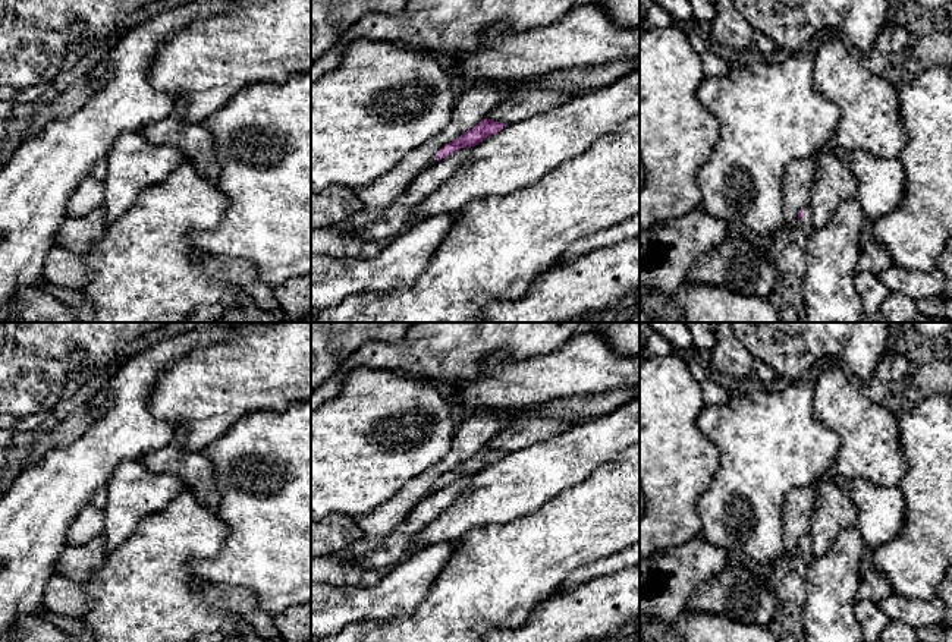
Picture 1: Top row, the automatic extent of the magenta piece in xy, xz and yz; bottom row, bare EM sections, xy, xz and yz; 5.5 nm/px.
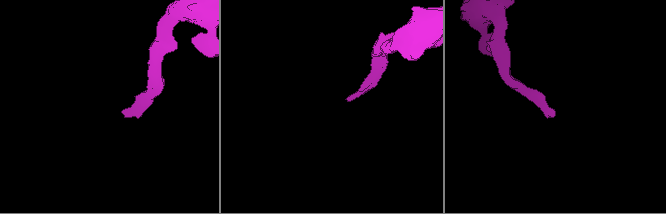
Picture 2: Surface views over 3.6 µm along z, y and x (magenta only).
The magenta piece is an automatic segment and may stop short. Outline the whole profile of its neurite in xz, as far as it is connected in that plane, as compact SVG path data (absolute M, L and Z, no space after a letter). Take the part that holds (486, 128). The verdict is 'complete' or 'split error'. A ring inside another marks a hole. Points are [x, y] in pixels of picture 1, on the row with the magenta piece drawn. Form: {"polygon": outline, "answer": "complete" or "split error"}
{"polygon": "M488 119L481 120L478 125L475 125L472 129L466 130L458 139L444 145L436 155L436 161L453 154L456 150L471 148L471 147L478 145L487 136L500 132L505 126L506 125L502 122L494 122L494 120L488 120Z", "answer": "complete"}

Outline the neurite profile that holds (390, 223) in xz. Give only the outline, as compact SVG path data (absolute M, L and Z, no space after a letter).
M474 147L456 150L453 154L434 161L417 176L406 191L365 230L356 236L365 242L380 242L399 236L411 221L412 213L422 199L446 182L453 171L472 154Z

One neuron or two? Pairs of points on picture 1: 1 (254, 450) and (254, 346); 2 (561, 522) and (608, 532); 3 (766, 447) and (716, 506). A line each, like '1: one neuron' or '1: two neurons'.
1: two neurons
2: one neuron
3: one neuron

